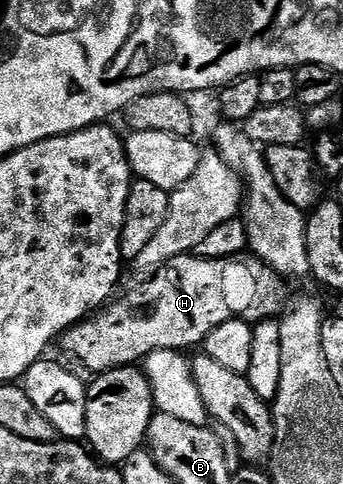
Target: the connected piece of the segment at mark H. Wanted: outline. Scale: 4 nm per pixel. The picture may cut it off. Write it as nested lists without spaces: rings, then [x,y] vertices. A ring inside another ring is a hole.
[[[193,253],[181,254],[168,264],[164,264],[149,275],[139,286],[134,286],[126,295],[115,297],[105,308],[93,316],[71,326],[60,339],[63,346],[76,361],[91,370],[91,375],[107,374],[121,366],[141,363],[149,354],[157,350],[177,350],[190,352],[193,346],[201,347],[206,337],[220,324],[238,318],[242,322],[257,324],[277,315],[278,301],[282,290],[278,287],[279,275],[275,274],[265,262],[253,256],[237,258],[200,258]]]

